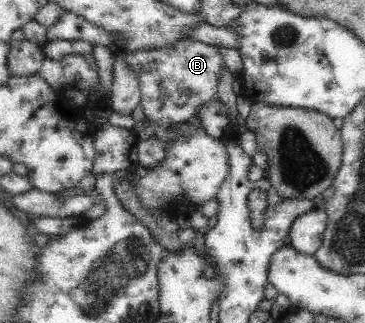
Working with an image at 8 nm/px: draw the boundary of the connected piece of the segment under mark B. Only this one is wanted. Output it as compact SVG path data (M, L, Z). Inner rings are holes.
M182 40L171 48L124 54L141 87L141 107L159 128L193 118L200 103L215 97L221 71L226 68L219 48L201 41Z

